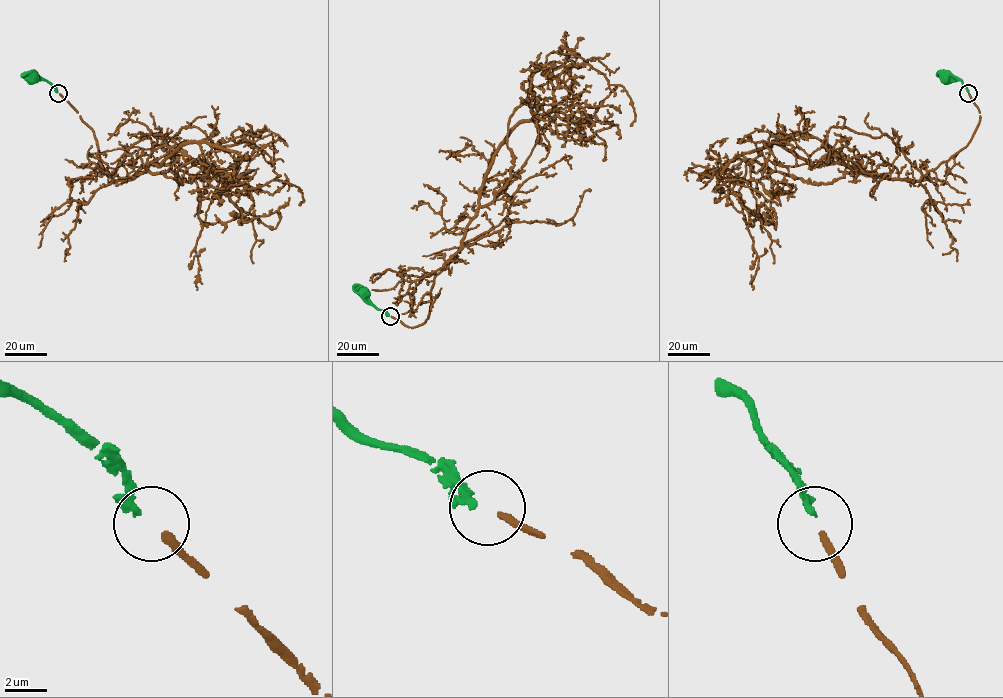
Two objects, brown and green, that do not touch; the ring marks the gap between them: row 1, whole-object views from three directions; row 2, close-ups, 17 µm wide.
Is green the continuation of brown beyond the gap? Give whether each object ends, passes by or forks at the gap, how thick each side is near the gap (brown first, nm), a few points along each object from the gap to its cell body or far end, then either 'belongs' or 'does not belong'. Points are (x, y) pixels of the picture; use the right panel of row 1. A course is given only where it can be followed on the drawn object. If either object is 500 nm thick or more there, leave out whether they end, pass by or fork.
brown ends; green ends; calibres 380 and 360 nm; course brown (968, 94), (971, 140), (918, 180), (812, 183), (725, 163), (771, 198), (757, 217), (773, 263); course green (968, 92), (956, 77), (944, 77); belongs

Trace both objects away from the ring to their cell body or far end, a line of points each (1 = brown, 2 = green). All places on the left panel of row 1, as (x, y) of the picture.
1: (59, 94), (113, 180), (146, 170), (182, 183), (176, 172), (192, 160), (212, 168), (252, 221), (253, 263)
2: (57, 92), (41, 77), (32, 77)

